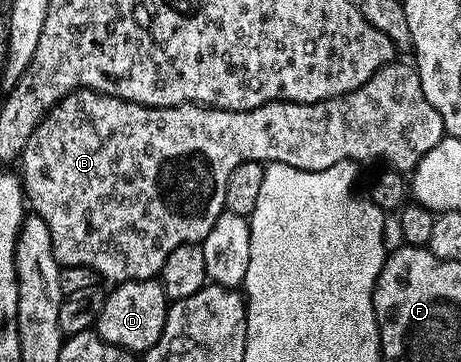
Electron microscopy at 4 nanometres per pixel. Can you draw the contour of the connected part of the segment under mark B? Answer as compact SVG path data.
M395 61L384 65L360 89L344 93L340 97L326 99L323 103L265 103L256 109L247 111L225 111L215 107L203 107L196 103L182 103L178 107L145 107L132 101L117 99L111 95L101 95L98 91L79 89L62 100L47 115L42 118L40 125L28 137L28 145L24 145L20 160L20 178L22 189L32 208L33 214L39 215L48 227L52 237L52 249L56 261L62 267L87 267L96 272L103 280L111 279L111 284L127 283L130 279L152 279L161 272L164 261L168 261L168 253L172 249L180 249L180 245L189 243L201 244L204 237L208 237L208 229L216 225L216 221L226 210L224 189L228 185L228 177L236 165L249 159L257 159L263 164L287 163L296 169L305 171L319 171L328 169L328 165L336 165L345 159L386 158L391 168L403 173L413 172L414 167L430 149L444 138L444 128L440 113L428 105L428 97L424 97L424 89L420 85L417 70L409 62Z

